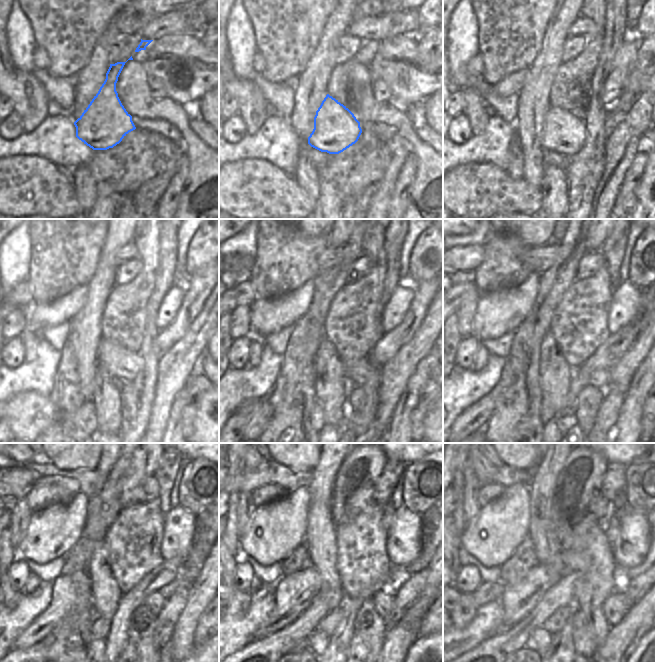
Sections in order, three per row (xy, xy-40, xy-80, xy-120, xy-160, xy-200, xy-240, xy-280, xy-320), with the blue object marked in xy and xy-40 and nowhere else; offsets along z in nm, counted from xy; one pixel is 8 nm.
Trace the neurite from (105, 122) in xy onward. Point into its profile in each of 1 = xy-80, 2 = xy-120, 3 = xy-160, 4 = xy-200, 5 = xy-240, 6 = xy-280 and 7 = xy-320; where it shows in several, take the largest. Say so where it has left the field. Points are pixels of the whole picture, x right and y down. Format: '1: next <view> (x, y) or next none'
1: next xy-80 (562, 133)
2: next xy-120 (121, 363)
3: next xy-160 (360, 371)
4: next xy-200 (600, 378)
5: next xy-240 (155, 601)
6: next xy-280 (383, 601)
7: next xy-320 (618, 604)

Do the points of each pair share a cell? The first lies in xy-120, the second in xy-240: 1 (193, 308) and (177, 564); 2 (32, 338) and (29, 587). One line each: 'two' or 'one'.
1: one
2: one

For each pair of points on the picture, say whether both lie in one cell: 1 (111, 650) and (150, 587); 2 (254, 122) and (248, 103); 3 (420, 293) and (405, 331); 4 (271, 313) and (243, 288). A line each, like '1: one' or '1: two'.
1: one
2: one
3: one
4: two

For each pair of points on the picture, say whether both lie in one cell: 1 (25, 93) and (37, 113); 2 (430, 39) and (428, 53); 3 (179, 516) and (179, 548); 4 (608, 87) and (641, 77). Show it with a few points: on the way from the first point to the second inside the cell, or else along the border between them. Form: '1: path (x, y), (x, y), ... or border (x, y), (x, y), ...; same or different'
1: path (29, 98), (32, 108); same
2: path (430, 42), (429, 50); same
3: path (180, 524), (179, 540); same
4: border (625, 87), (621, 94), (609, 105); different

